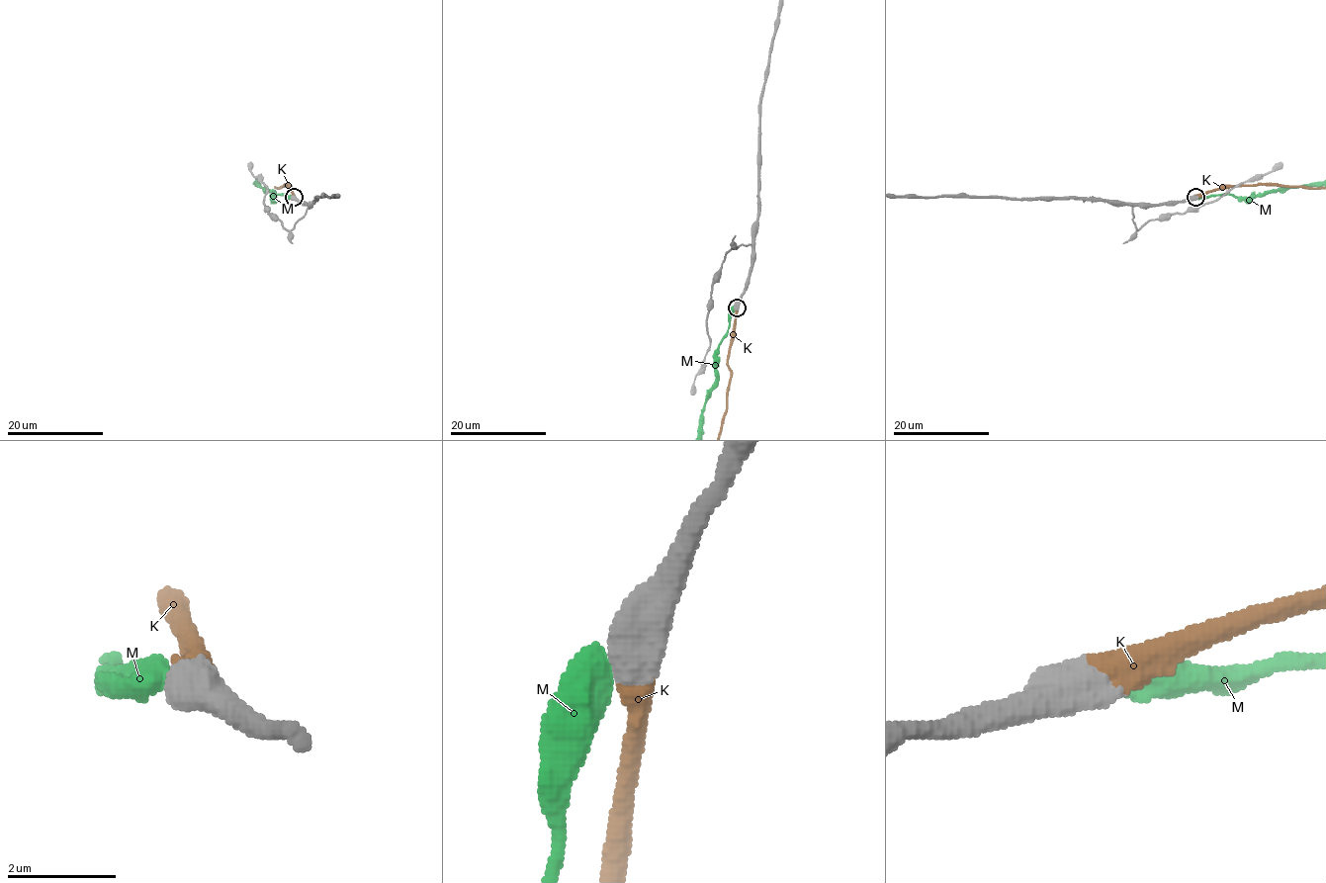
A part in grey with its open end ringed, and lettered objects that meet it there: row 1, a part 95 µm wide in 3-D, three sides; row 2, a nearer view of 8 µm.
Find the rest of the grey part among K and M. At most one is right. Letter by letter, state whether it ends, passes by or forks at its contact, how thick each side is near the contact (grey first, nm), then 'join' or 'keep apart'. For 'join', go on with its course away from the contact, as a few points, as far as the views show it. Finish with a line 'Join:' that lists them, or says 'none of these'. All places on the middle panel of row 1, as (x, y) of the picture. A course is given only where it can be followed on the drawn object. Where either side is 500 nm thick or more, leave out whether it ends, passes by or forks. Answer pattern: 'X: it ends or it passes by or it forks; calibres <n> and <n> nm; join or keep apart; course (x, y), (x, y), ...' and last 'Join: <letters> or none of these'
K: calibres 800 and 550 nm; join
M: calibres 700 and 600 nm; keep apart
Join: K

